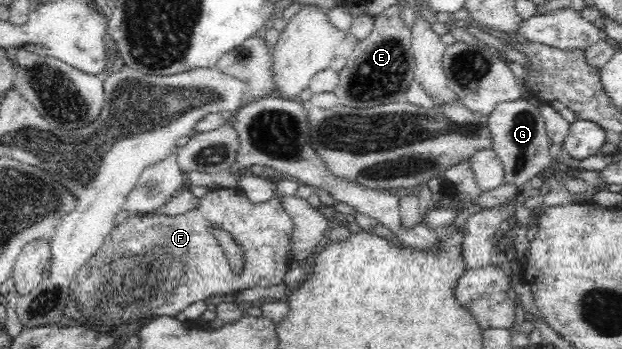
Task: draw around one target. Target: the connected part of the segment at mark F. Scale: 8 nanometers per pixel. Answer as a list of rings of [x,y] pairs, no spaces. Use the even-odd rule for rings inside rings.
[[[220,187],[217,190],[209,191],[201,199],[198,199],[196,206],[193,206],[191,211],[186,211],[176,216],[153,213],[129,215],[121,225],[117,225],[111,230],[111,233],[104,239],[104,245],[100,248],[100,251],[87,259],[87,263],[77,268],[77,276],[74,277],[74,280],[70,284],[70,293],[73,293],[70,296],[75,301],[75,307],[69,307],[69,311],[77,311],[77,317],[75,319],[81,321],[81,326],[89,329],[97,329],[99,325],[113,327],[113,325],[123,325],[129,319],[137,319],[137,321],[139,319],[147,319],[147,315],[169,315],[175,317],[192,303],[203,301],[207,297],[213,297],[214,295],[226,296],[229,293],[234,295],[236,292],[243,291],[243,289],[253,289],[253,287],[281,285],[281,283],[284,283],[285,273],[287,273],[289,262],[292,259],[289,256],[289,249],[291,249],[291,231],[293,231],[293,220],[291,220],[291,216],[285,211],[285,208],[280,204],[280,201],[275,195],[265,201],[265,203],[255,205],[250,202],[245,192],[239,187]],[[215,229],[220,229],[220,231],[227,233],[228,237],[231,237],[232,241],[235,241],[235,245],[239,246],[240,251],[242,251],[242,264],[238,272],[233,270],[227,258],[227,252],[219,242],[217,236],[215,236],[215,232],[213,232]]]

